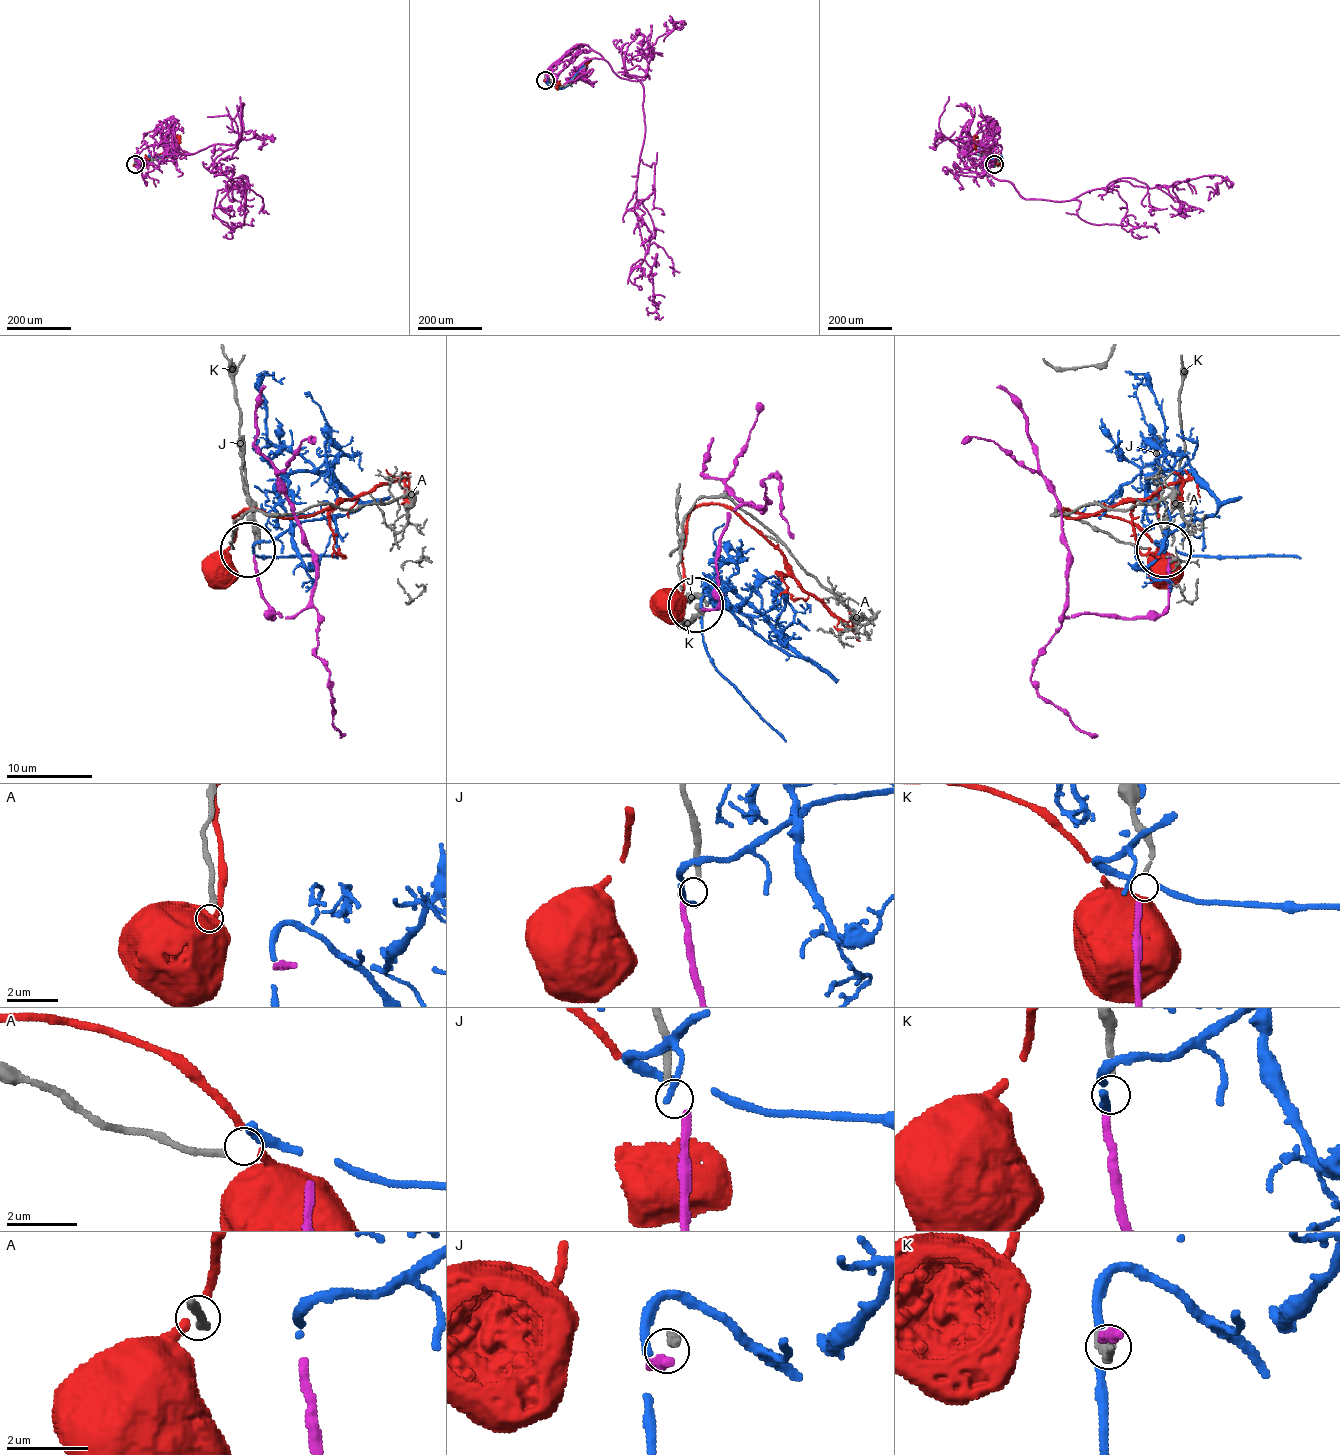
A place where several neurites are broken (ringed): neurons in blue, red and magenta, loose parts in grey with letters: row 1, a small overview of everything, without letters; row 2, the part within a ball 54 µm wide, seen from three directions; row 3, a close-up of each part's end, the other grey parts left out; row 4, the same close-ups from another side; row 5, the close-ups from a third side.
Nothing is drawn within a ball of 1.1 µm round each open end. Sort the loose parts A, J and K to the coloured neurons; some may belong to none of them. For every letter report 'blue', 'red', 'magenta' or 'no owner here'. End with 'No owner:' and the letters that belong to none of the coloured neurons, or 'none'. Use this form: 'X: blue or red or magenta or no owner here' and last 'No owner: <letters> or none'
A: no owner here
J: no owner here
K: magenta
No owner: A, J

